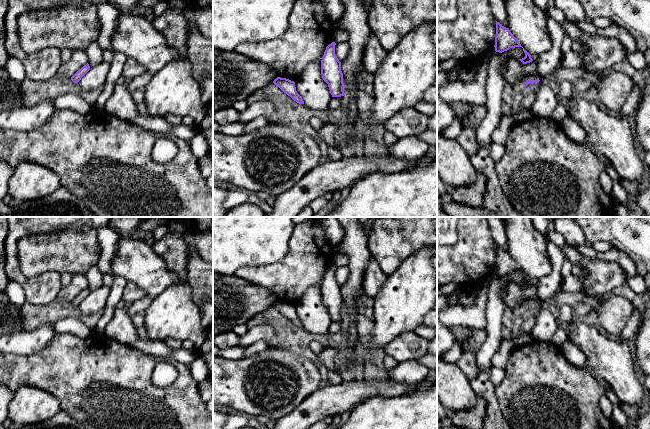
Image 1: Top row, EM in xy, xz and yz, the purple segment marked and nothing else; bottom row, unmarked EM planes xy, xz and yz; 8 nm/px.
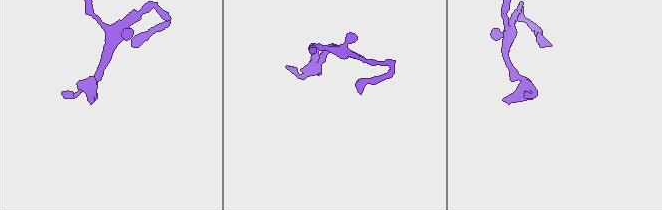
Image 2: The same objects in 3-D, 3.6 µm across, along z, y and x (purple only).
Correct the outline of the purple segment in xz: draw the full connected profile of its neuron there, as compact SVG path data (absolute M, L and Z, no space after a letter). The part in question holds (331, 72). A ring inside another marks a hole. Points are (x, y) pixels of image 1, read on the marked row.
M335 42L326 47L321 60L321 74L323 80L328 84L332 97L344 96L343 73L341 62L335 55Z

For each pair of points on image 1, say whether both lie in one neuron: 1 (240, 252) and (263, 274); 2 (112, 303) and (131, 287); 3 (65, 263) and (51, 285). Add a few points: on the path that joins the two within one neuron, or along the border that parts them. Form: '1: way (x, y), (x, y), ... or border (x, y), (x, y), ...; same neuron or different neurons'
1: border (277, 260), (261, 265), (244, 265), (234, 274); different neurons
2: border (127, 281), (121, 303); different neurons
3: border (60, 274), (54, 271), (45, 271), (35, 276); different neurons

